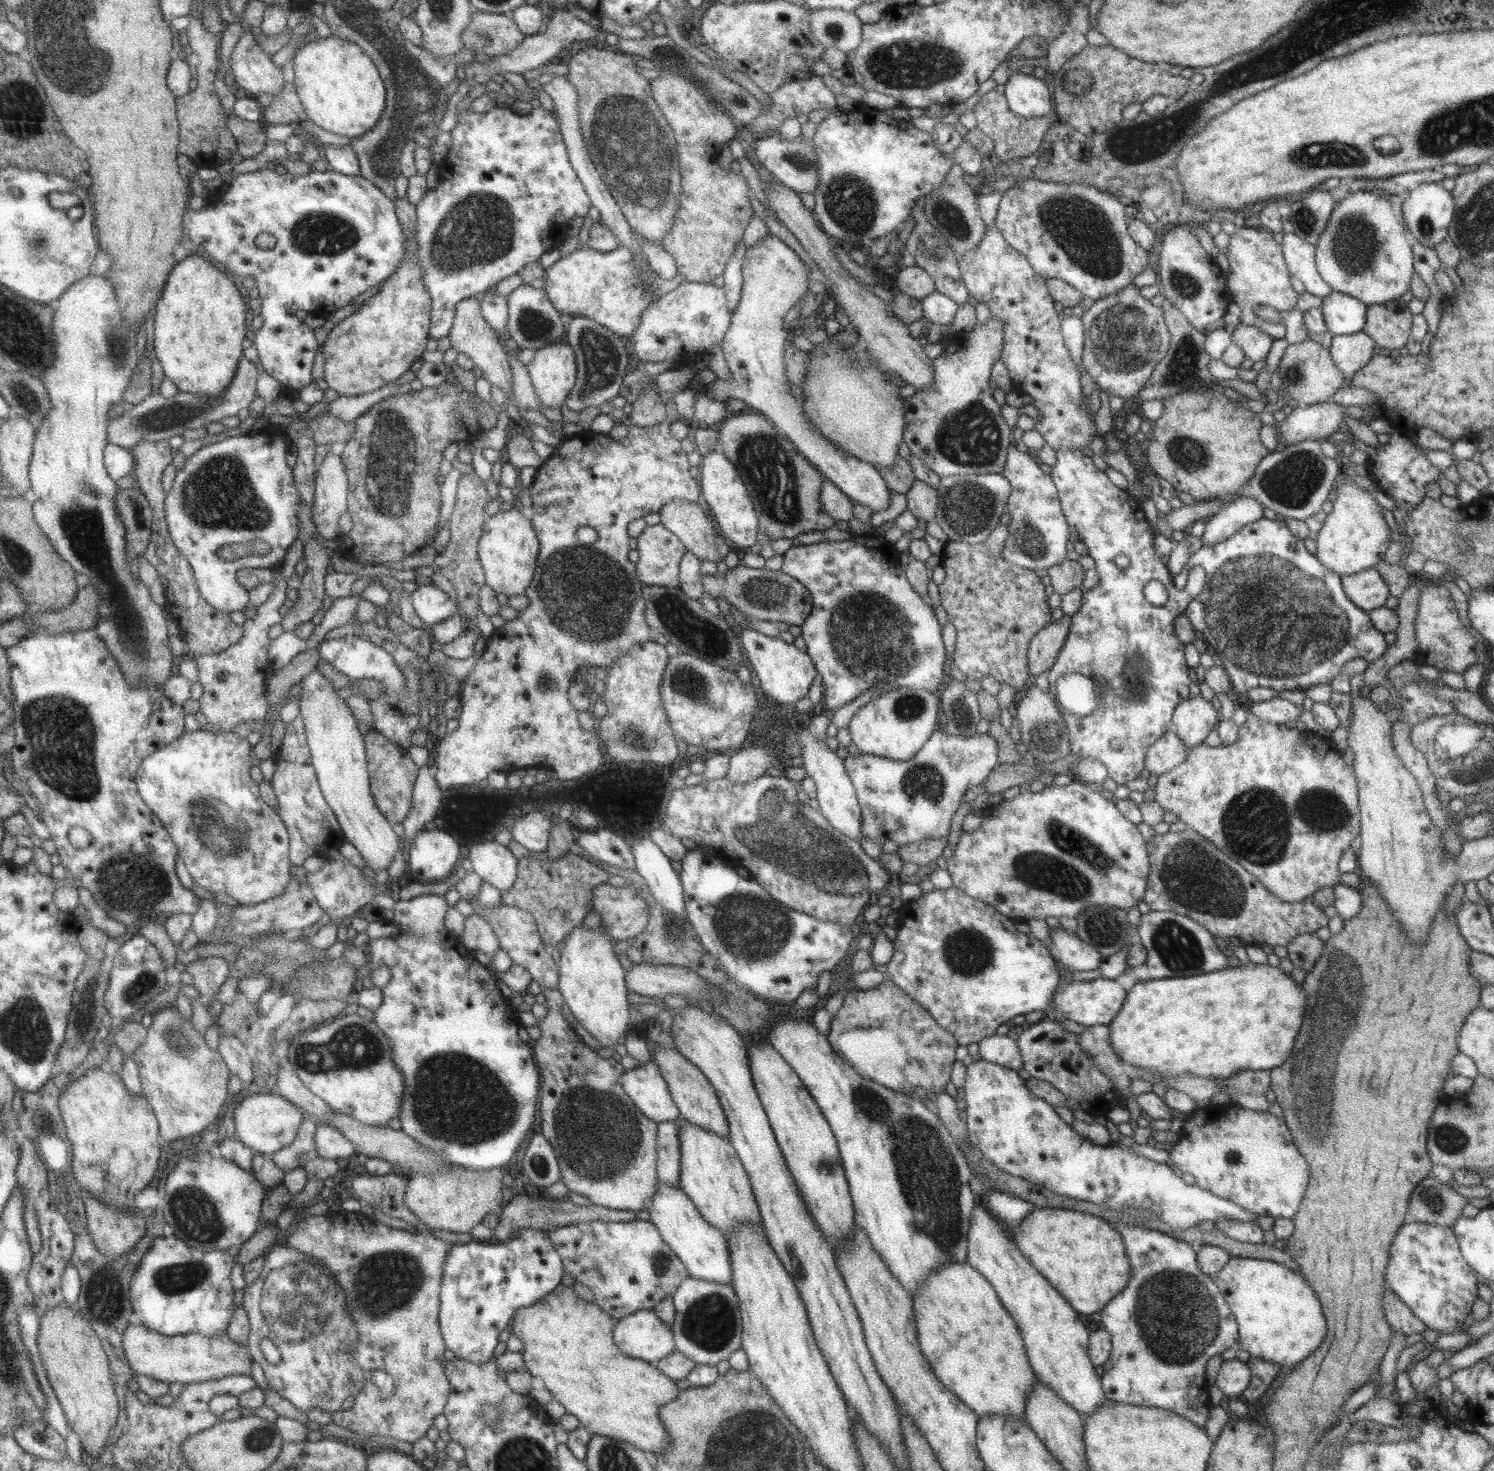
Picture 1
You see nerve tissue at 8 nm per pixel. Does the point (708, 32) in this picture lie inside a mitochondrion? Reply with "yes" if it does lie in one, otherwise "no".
no

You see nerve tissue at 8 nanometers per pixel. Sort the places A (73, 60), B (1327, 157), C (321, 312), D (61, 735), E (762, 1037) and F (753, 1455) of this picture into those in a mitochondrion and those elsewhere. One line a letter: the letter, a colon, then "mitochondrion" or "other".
A: mitochondrion
B: mitochondrion
C: other
D: mitochondrion
E: other
F: mitochondrion

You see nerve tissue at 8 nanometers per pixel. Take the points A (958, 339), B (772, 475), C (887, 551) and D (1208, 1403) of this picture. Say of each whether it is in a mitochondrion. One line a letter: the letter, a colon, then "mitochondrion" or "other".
A: other
B: mitochondrion
C: other
D: other

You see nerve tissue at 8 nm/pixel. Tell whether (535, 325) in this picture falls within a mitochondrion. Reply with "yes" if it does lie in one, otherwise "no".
yes

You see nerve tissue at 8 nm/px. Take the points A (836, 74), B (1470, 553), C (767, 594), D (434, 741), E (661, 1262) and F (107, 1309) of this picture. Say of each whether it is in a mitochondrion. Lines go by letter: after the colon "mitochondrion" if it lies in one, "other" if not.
A: other
B: mitochondrion
C: mitochondrion
D: other
E: mitochondrion
F: mitochondrion

